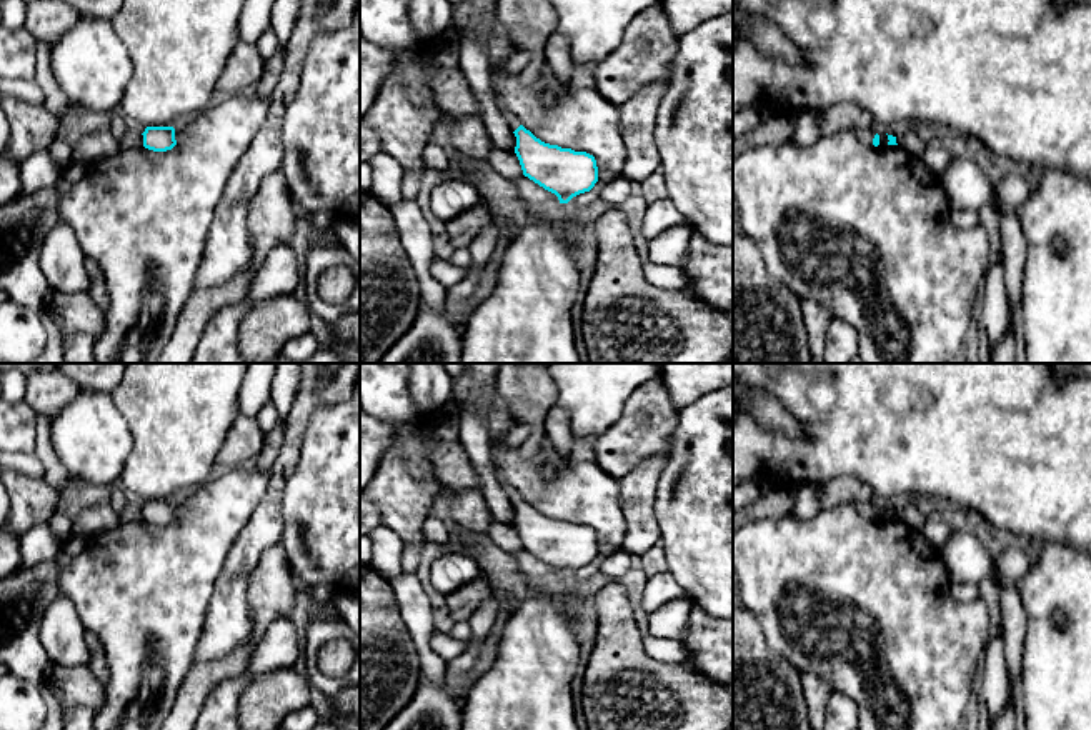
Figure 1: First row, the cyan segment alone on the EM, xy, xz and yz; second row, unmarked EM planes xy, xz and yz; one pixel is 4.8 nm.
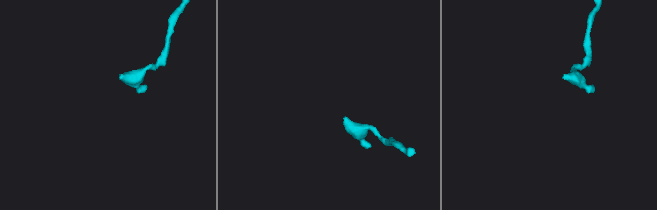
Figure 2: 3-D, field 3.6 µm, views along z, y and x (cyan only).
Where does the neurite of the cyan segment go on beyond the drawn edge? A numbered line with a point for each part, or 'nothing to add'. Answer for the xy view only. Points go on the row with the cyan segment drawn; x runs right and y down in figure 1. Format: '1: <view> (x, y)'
nothing to add

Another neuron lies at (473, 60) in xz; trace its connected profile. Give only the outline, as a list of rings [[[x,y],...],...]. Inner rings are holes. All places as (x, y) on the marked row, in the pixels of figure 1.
[[[483,28],[476,35],[463,30],[458,30],[458,33],[460,67],[481,107],[481,117],[485,120],[488,135],[495,147],[511,152],[516,147],[516,137],[491,95],[490,63],[483,45],[485,38],[488,37],[488,30]]]

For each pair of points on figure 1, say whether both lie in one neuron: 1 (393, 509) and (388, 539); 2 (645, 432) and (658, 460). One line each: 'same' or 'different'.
1: different
2: different

